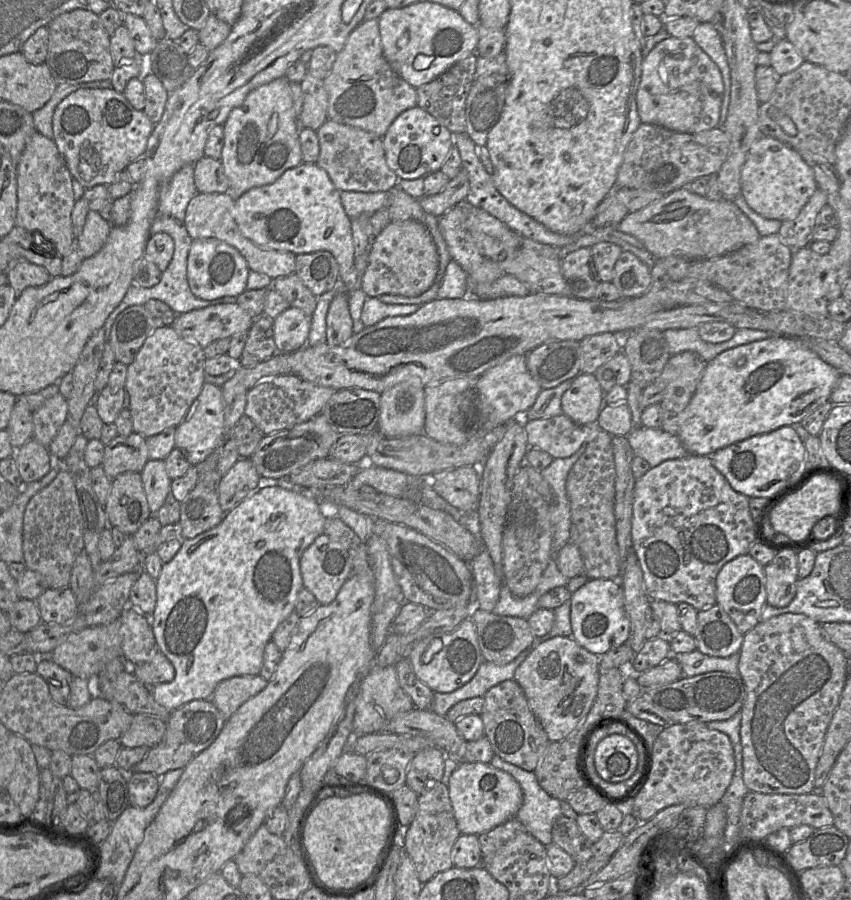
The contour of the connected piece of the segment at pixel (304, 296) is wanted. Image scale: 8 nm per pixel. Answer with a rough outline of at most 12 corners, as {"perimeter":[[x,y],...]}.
{"perimeter":[[296,273],[273,280],[290,307],[313,315],[317,297]]}

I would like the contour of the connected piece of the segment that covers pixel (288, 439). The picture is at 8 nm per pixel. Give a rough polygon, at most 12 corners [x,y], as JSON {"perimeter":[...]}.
{"perimeter":[[318,414],[263,436],[249,459],[286,479],[328,458],[340,435]]}

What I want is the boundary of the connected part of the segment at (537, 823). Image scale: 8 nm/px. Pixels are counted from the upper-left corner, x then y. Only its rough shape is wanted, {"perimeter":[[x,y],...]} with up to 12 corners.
{"perimeter":[[495,755],[490,764],[520,785],[523,803],[516,818],[544,846],[561,801],[526,771]]}

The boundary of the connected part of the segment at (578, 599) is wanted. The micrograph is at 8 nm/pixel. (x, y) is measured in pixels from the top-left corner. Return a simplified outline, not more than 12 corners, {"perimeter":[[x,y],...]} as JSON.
{"perimeter":[[619,579],[571,595],[572,638],[603,655],[630,637]]}

